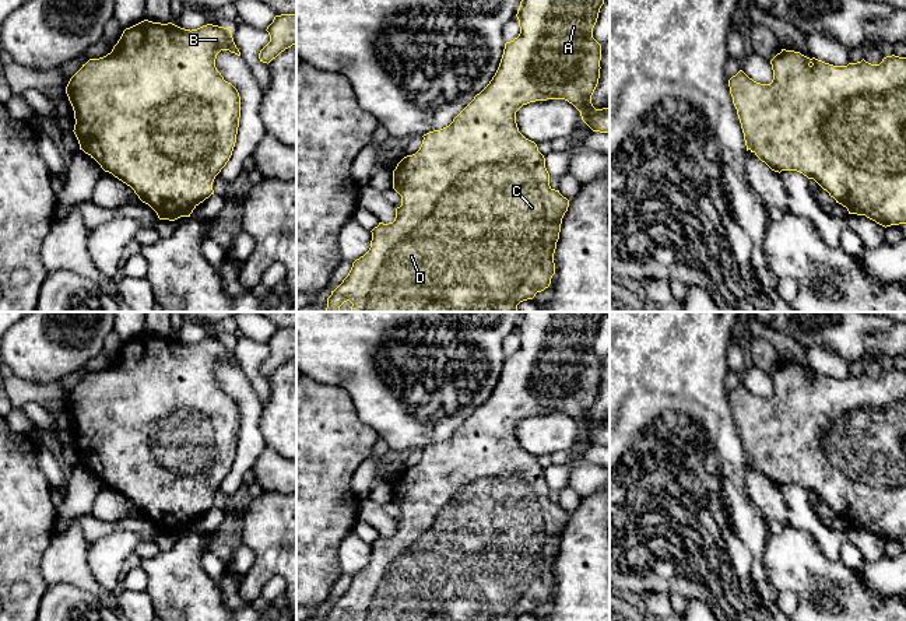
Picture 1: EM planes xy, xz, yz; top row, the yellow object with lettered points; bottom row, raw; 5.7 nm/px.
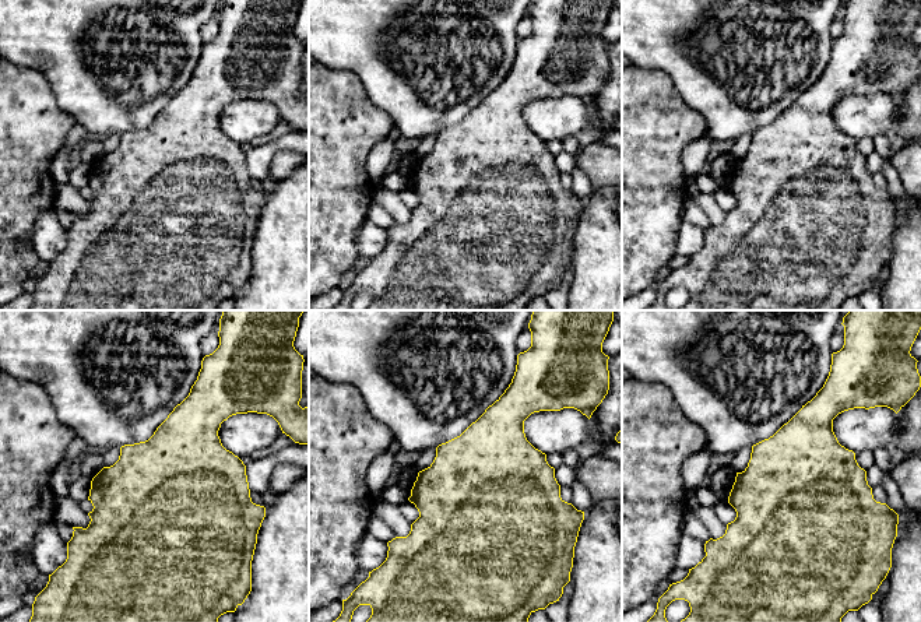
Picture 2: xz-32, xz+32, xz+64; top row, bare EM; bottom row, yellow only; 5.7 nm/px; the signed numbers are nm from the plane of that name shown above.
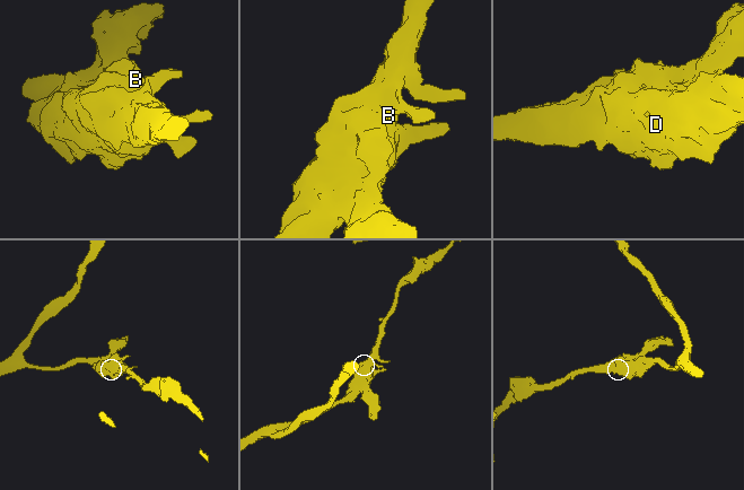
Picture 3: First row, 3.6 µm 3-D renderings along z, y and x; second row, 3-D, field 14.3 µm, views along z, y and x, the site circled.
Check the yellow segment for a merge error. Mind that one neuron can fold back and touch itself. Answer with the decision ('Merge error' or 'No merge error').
No merge error

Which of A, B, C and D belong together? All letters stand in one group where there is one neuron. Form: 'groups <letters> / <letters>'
groups A B C D

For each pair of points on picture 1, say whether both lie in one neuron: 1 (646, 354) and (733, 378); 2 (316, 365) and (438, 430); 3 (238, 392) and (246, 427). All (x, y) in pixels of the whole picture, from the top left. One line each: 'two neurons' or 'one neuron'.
1: two neurons
2: one neuron
3: one neuron

